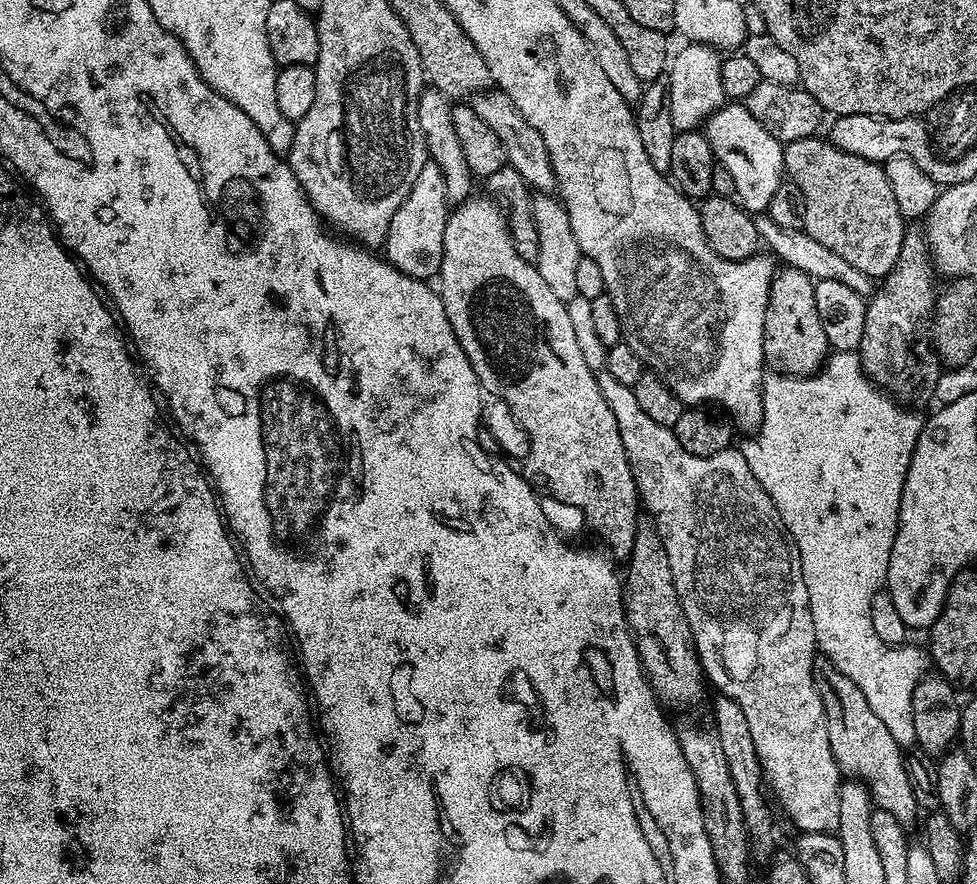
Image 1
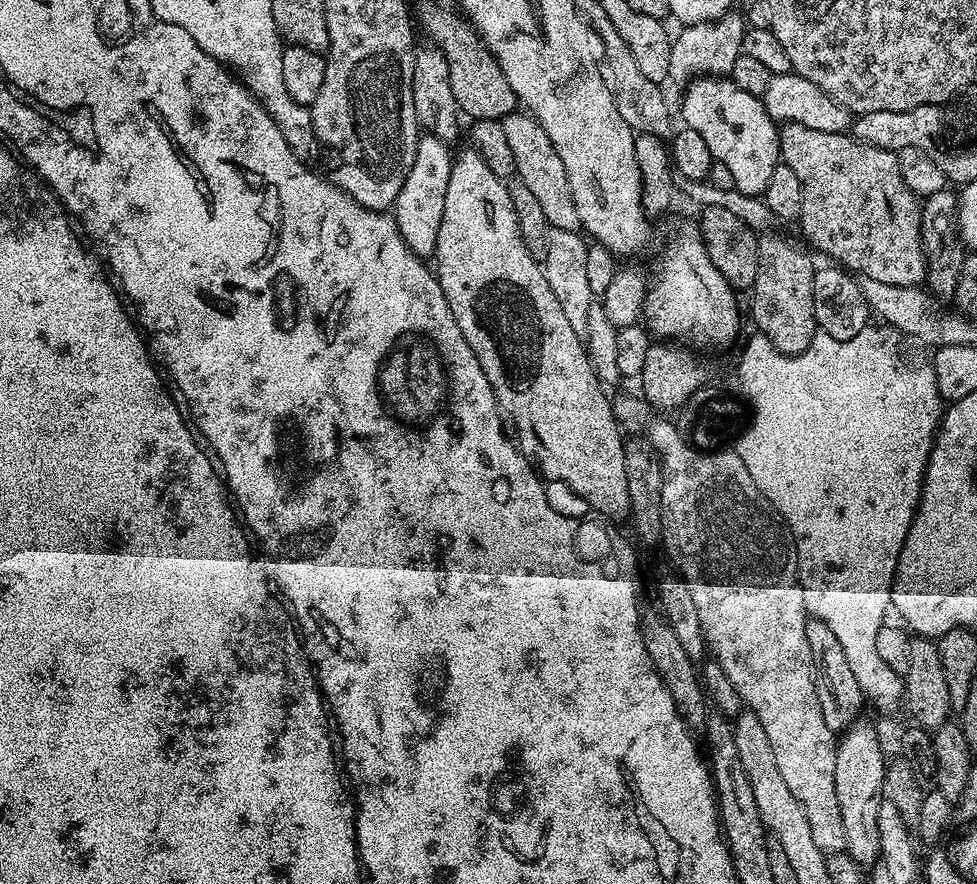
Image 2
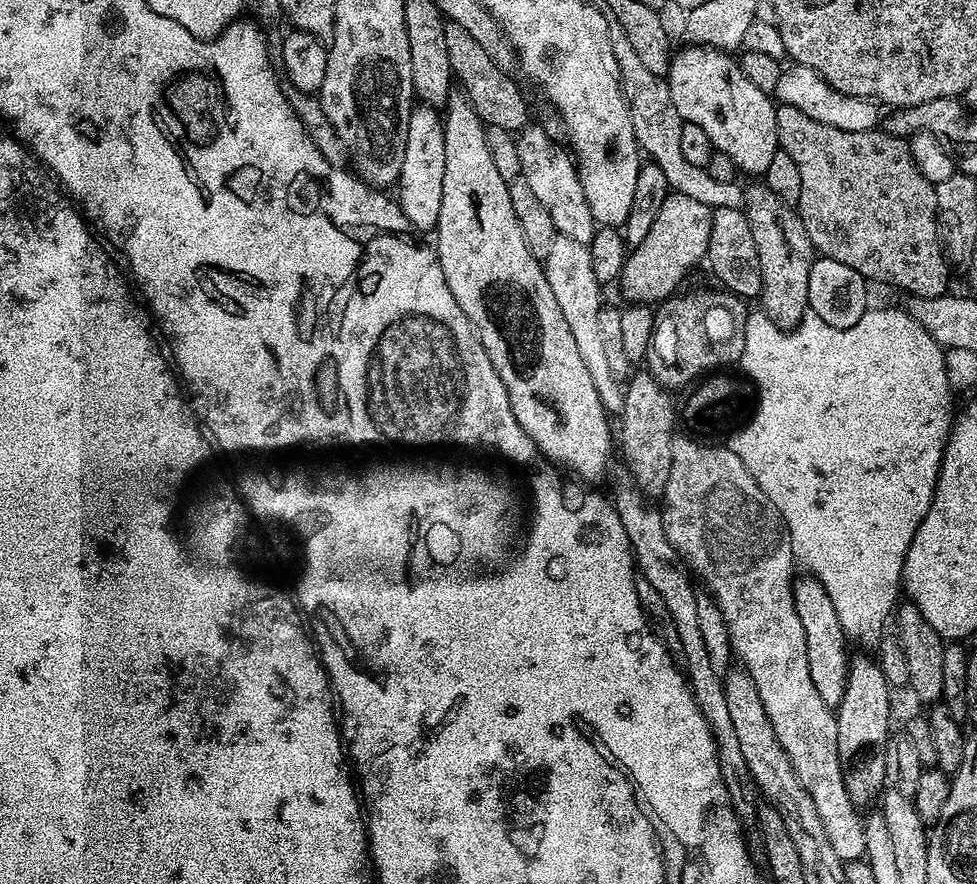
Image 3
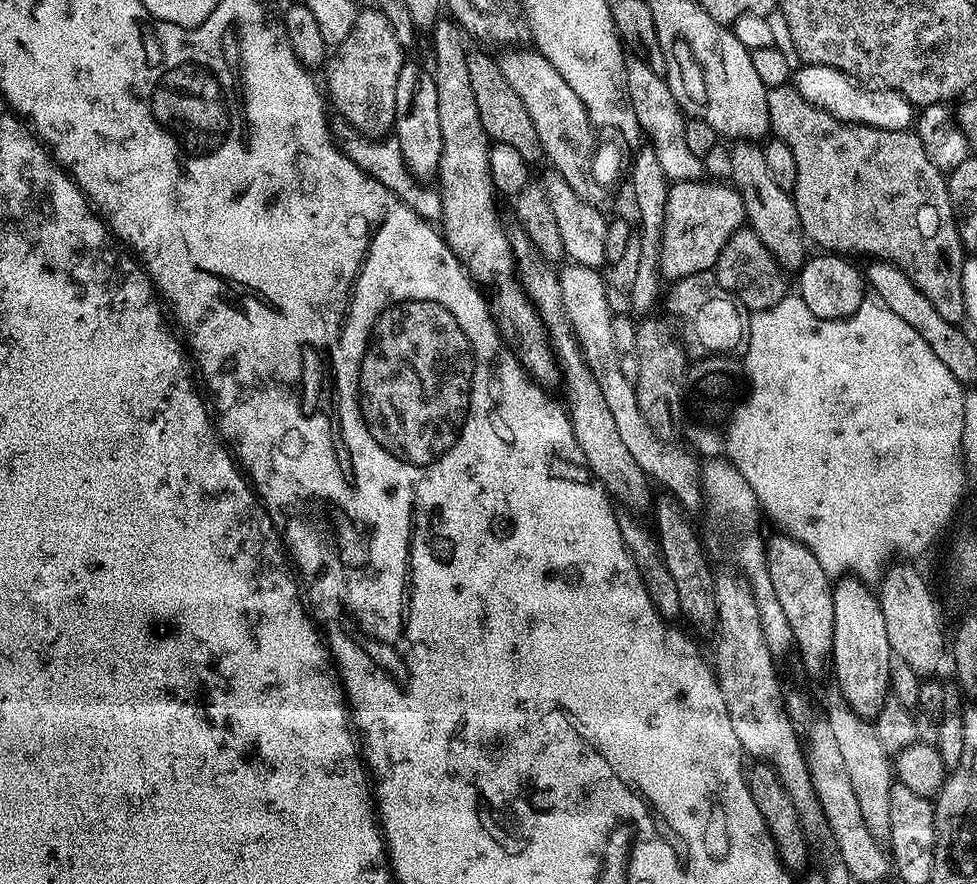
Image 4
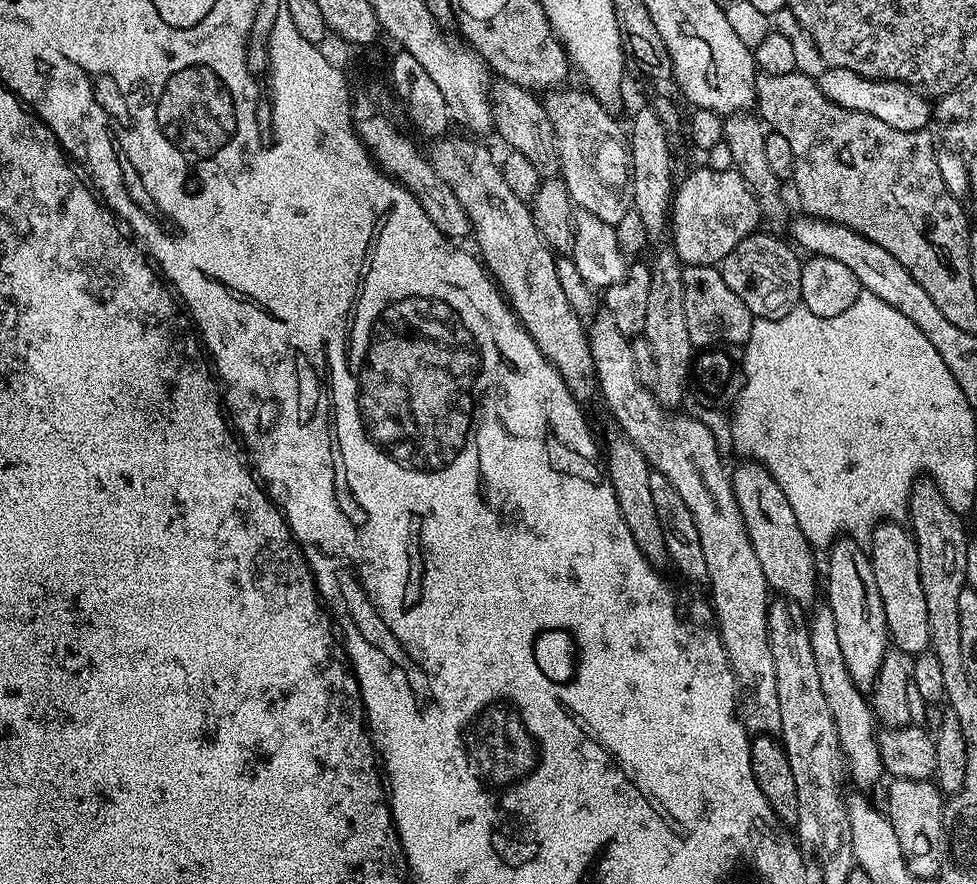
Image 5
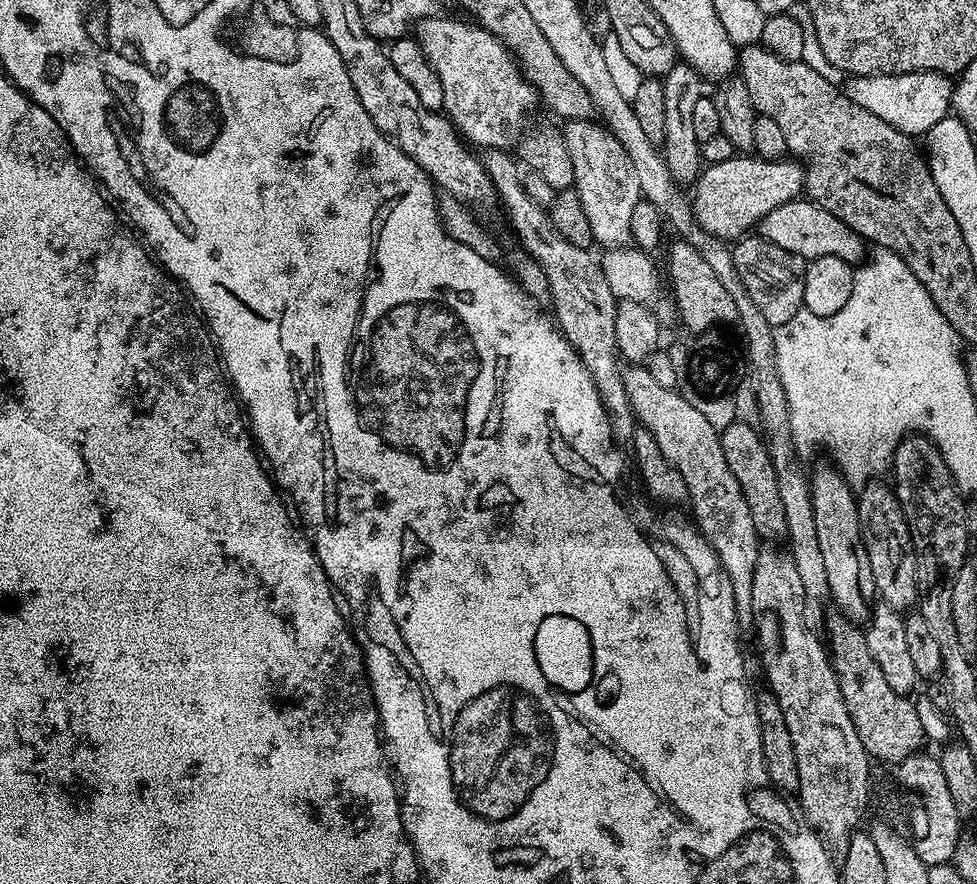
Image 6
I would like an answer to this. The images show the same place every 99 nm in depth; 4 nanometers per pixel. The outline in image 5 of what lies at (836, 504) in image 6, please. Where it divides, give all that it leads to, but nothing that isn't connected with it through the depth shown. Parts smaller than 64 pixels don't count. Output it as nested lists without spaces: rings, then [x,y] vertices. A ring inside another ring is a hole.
[[[840,538],[827,549],[828,600],[826,607],[834,614],[834,626],[838,626],[838,642],[842,645],[842,658],[846,658],[846,670],[854,680],[854,686],[872,690],[878,678],[885,653],[890,647],[886,626],[886,610],[882,610],[882,594],[878,594],[878,582],[874,582],[874,570],[869,553],[856,538]]]

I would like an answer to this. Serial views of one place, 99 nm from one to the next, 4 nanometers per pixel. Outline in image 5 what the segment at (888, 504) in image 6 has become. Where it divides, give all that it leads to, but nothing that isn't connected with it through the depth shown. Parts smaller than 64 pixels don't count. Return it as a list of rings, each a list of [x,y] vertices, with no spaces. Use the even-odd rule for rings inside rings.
[[[881,522],[871,532],[870,559],[874,582],[878,582],[878,594],[882,594],[882,610],[886,610],[891,643],[905,654],[927,652],[932,639],[930,622],[926,618],[926,594],[922,594],[922,578],[918,570],[916,541],[911,531],[900,522]]]

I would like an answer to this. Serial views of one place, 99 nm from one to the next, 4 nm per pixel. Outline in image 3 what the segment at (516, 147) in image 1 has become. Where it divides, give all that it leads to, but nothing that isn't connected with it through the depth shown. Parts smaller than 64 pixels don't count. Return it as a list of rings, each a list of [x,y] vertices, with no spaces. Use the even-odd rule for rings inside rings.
[[[536,122],[529,123],[527,128],[521,128],[515,133],[515,139],[521,166],[519,179],[524,180],[531,192],[538,197],[538,202],[546,206],[559,235],[588,245],[594,238],[598,225],[590,214],[586,194],[582,194],[580,173],[569,149],[563,143],[560,145],[546,129],[539,128]]]

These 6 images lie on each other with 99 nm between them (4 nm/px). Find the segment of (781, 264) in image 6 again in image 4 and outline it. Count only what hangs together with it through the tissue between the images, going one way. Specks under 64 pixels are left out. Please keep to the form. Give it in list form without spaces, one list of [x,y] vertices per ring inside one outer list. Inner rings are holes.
[[[747,226],[730,234],[726,246],[722,246],[722,254],[718,254],[714,275],[717,282],[728,291],[729,296],[739,301],[750,313],[761,312],[779,304],[780,299],[786,294],[785,269],[780,267],[770,250],[762,246],[762,238],[758,238],[758,234],[754,234]]]

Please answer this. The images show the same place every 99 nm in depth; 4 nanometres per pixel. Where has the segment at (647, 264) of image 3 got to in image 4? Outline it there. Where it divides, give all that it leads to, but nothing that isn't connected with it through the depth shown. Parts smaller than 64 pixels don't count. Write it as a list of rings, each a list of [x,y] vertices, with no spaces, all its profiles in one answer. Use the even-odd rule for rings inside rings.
[[[705,179],[675,181],[668,189],[664,224],[660,227],[661,277],[675,282],[690,274],[712,272],[730,234],[745,224],[742,198],[727,183],[707,182]]]

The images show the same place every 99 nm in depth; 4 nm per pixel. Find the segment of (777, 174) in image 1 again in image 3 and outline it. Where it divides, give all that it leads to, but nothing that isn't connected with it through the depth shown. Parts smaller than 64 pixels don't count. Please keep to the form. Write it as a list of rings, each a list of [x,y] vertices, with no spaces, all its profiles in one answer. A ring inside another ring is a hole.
[[[687,46],[675,53],[672,64],[668,67],[668,89],[670,98],[674,98],[674,106],[678,110],[680,119],[685,124],[702,126],[710,138],[715,151],[726,154],[730,162],[736,164],[741,173],[749,172],[752,178],[763,177],[766,166],[770,166],[774,154],[780,147],[778,130],[776,129],[776,109],[773,97],[767,92],[758,90],[742,74],[739,63],[729,53],[721,52],[719,48],[703,46]]]

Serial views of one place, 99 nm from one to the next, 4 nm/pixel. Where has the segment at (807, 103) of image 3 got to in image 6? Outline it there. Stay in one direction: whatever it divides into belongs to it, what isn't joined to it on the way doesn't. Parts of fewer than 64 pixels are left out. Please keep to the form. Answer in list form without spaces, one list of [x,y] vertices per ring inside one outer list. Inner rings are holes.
[[[907,72],[897,76],[853,76],[842,90],[858,106],[870,110],[870,114],[890,122],[894,130],[913,138],[923,137],[942,118],[949,115],[952,106],[954,80],[942,72]]]

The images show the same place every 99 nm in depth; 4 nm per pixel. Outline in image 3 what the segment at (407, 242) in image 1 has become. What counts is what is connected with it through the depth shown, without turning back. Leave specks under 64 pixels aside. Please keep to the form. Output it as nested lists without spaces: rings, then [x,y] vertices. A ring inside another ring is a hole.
[[[413,107],[406,130],[406,158],[402,158],[402,170],[398,181],[398,203],[402,214],[417,233],[431,233],[435,229],[438,210],[442,210],[442,177],[445,170],[446,138],[441,115],[435,108]]]

